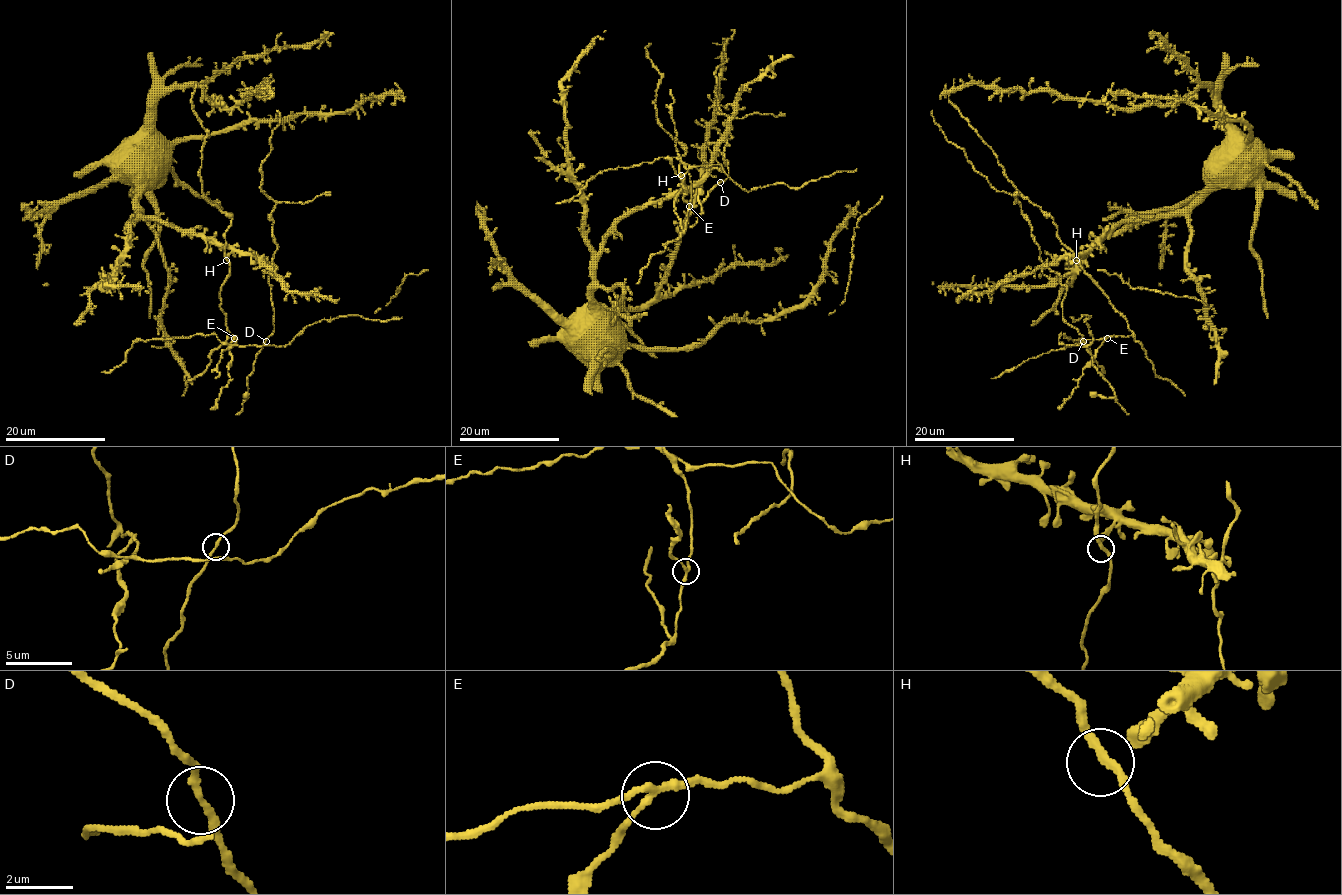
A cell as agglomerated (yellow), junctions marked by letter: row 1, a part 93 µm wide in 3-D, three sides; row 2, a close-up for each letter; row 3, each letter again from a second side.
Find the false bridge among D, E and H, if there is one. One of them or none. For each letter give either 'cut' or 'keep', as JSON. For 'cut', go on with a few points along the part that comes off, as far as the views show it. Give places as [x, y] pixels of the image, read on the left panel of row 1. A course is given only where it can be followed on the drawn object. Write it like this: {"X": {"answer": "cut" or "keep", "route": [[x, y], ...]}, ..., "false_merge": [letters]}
{"D": {"answer": "keep"}, "E": {"answer": "cut", "route": [[234, 338], [229, 344], [230, 379], [210, 409]]}, "H": {"answer": "keep"}, "false_merge": ["E"]}

